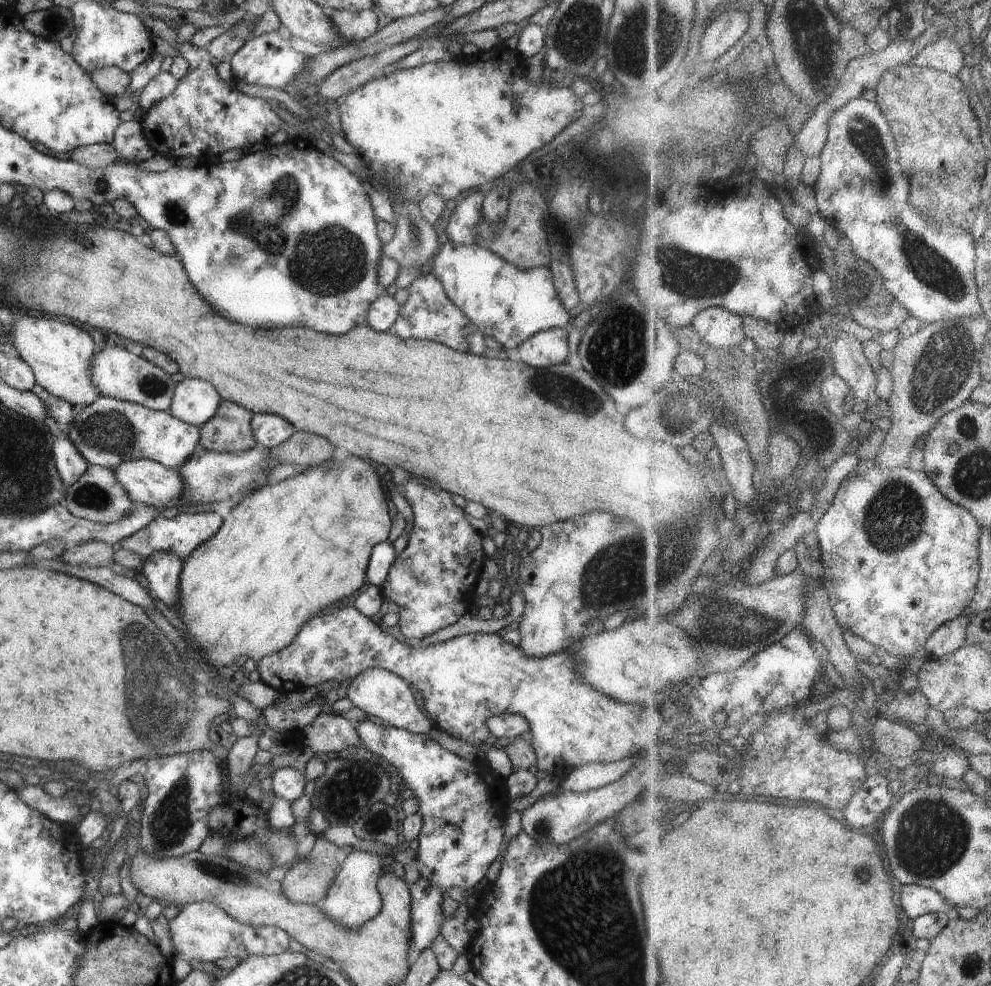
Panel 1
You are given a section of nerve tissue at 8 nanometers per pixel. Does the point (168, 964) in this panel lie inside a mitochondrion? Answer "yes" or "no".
no

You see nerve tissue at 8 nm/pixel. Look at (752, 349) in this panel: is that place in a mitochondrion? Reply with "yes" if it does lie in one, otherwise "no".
no

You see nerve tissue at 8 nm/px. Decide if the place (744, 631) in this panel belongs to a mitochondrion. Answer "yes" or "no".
yes

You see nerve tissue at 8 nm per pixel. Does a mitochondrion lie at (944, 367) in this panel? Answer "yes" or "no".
yes

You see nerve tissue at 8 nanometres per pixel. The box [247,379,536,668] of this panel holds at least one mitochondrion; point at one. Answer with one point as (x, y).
(346, 520)

